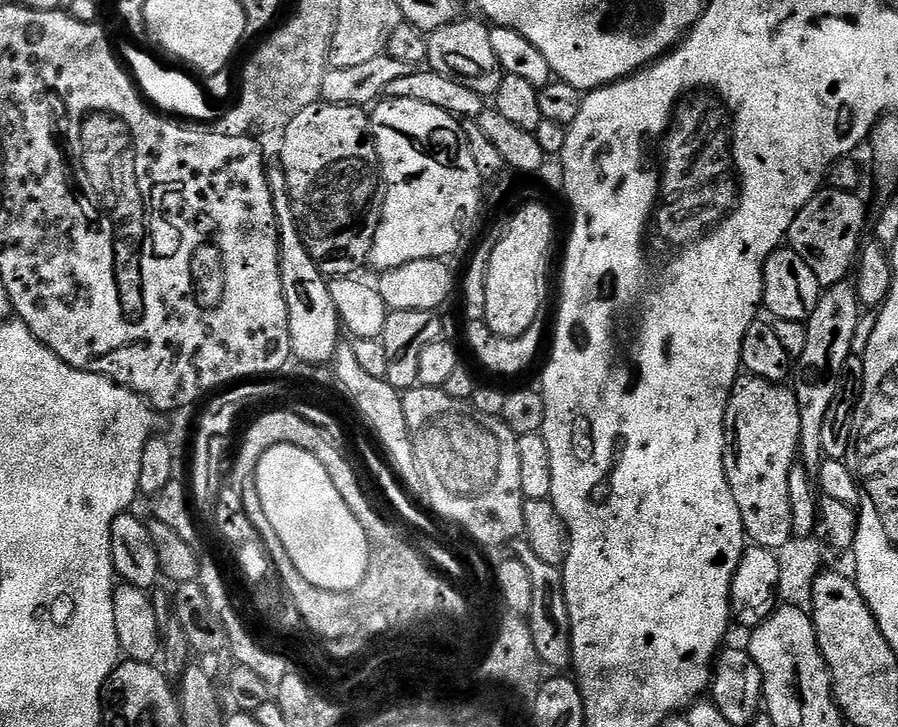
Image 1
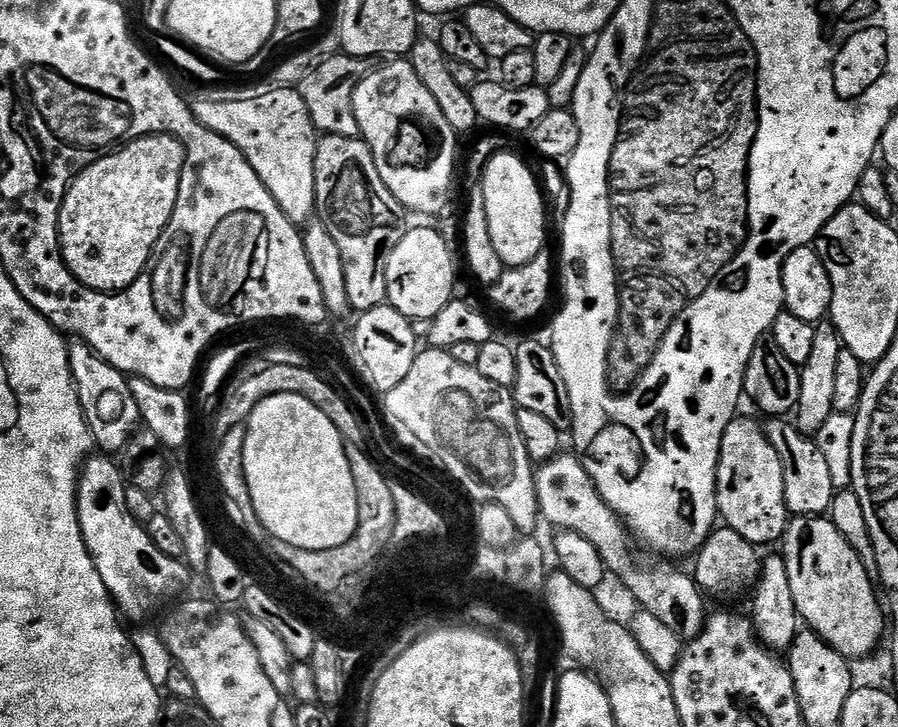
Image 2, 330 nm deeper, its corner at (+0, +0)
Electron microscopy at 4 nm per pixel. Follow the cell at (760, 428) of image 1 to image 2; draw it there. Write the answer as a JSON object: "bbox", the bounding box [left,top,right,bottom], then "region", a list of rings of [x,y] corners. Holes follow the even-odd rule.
{"bbox":[716,418,790,545],"region":[[[737,418],[726,426],[726,434],[722,434],[720,461],[716,467],[716,510],[726,527],[737,531],[752,545],[783,541],[790,513],[782,482],[782,462],[778,462],[778,450],[770,446],[759,423]]]}

